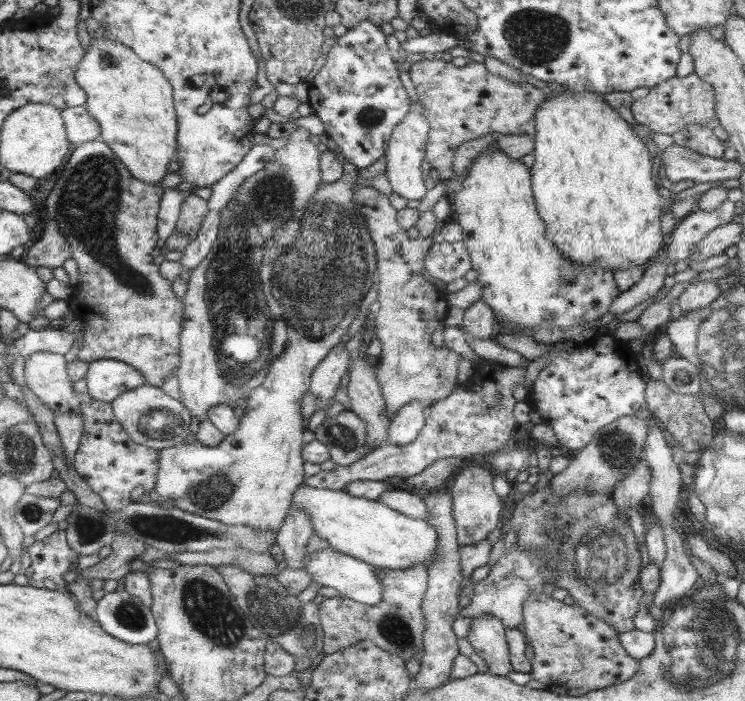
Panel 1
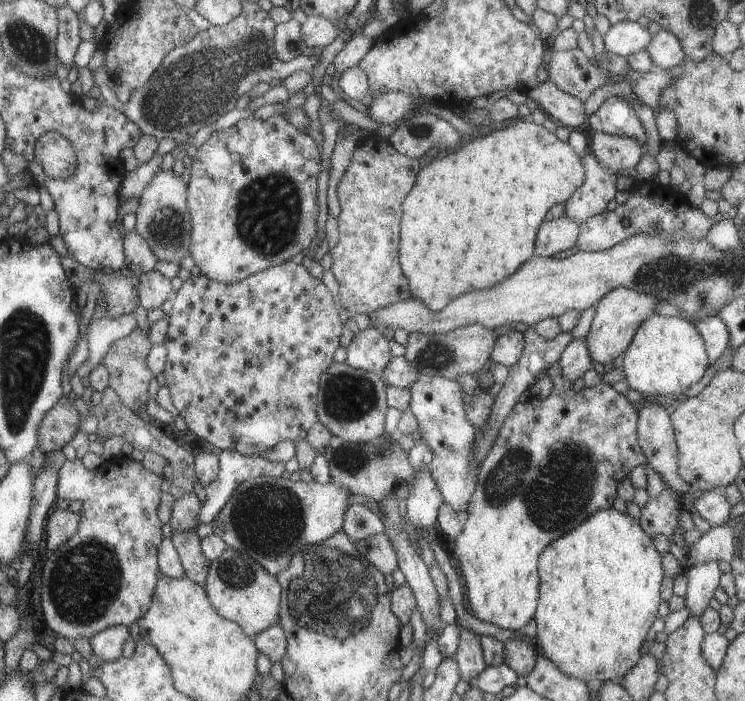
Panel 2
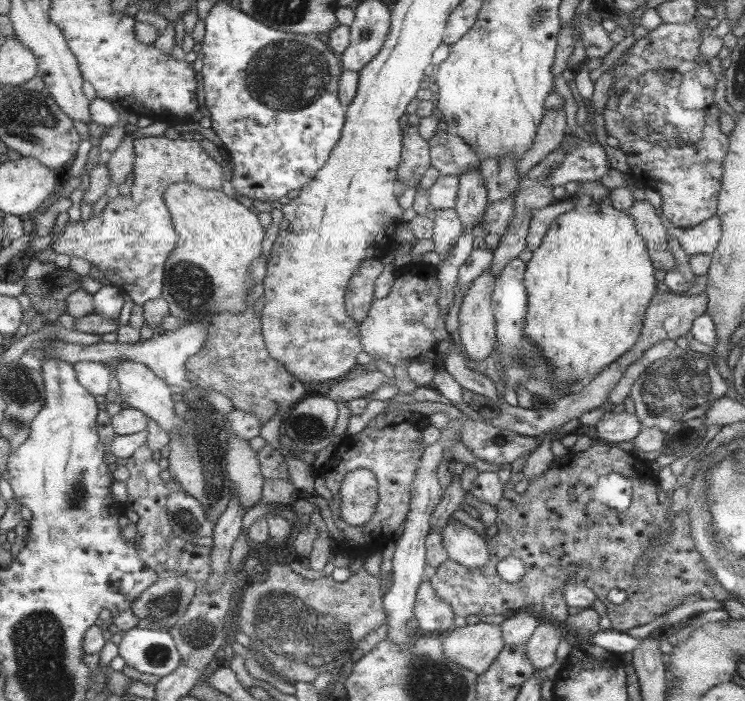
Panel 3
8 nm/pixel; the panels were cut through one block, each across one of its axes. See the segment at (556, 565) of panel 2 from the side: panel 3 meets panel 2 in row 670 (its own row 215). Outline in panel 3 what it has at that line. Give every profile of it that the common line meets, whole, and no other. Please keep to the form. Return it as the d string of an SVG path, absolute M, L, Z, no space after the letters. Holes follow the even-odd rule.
M578 199L576 207L569 212L561 214L557 217L545 237L539 243L539 246L532 252L532 257L528 260L524 268L524 286L527 288L527 316L526 324L523 328L524 334L534 346L540 347L540 354L549 362L549 367L553 367L553 377L556 382L577 381L580 384L594 377L608 365L612 365L623 353L627 353L632 348L640 336L641 318L644 318L646 312L645 306L651 300L655 292L655 278L653 278L652 259L647 258L647 249L645 240L641 239L640 234L636 230L636 220L632 216L627 215L625 210L618 211L611 207L610 203L590 202L584 199Z

